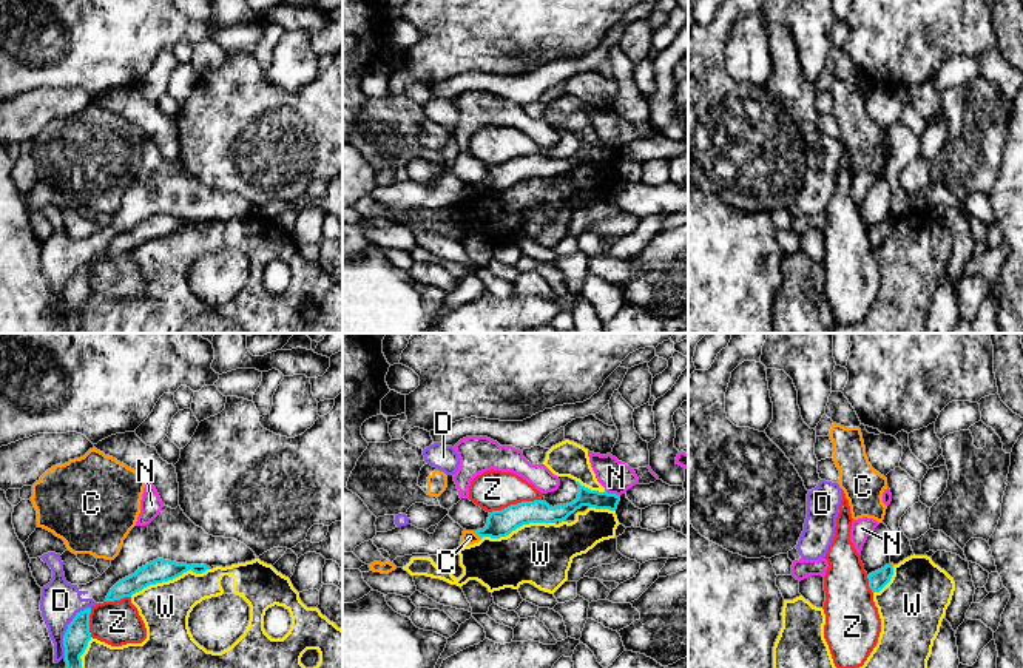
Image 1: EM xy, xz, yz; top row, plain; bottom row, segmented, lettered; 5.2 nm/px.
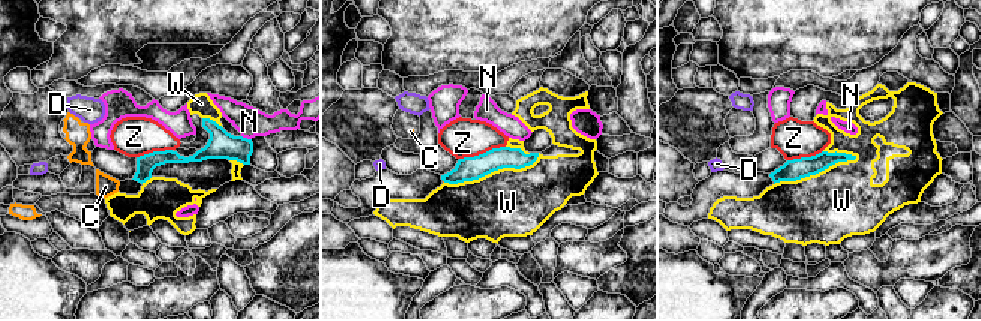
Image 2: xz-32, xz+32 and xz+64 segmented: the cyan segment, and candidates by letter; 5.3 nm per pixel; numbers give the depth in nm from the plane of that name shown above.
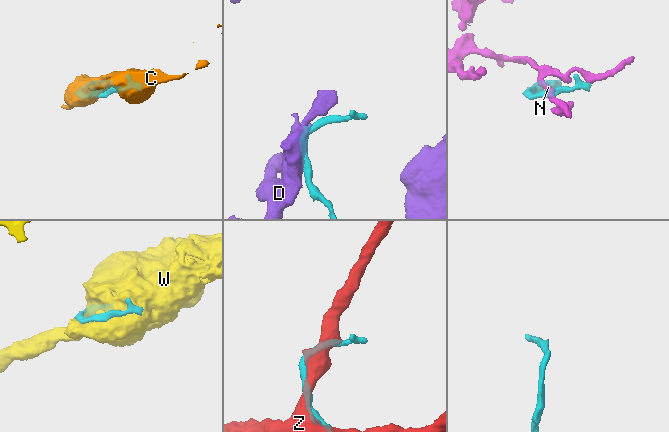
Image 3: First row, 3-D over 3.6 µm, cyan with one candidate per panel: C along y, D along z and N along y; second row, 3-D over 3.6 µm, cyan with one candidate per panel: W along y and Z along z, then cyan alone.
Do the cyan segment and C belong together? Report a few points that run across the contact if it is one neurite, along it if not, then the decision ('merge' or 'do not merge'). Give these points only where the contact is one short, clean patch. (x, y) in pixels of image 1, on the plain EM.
xz (472, 185), (482, 192) | do not merge

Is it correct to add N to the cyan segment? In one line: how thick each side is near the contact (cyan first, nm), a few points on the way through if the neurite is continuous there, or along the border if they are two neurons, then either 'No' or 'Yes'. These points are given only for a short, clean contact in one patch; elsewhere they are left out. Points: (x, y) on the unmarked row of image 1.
Thickness 100 nm (cyan) against 170 nm. Boundary: xz (605, 144), (619, 150). No

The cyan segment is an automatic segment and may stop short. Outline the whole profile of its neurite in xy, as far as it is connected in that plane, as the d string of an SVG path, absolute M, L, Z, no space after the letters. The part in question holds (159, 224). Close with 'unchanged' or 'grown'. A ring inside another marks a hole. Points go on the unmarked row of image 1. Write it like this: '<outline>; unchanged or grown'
M156 213L145 221L139 222L134 228L119 234L108 247L105 256L120 255L123 251L131 251L133 248L142 245L143 242L162 236L173 234L187 225L202 228L210 221L207 219L187 219L176 218L171 214Z; unchanged

